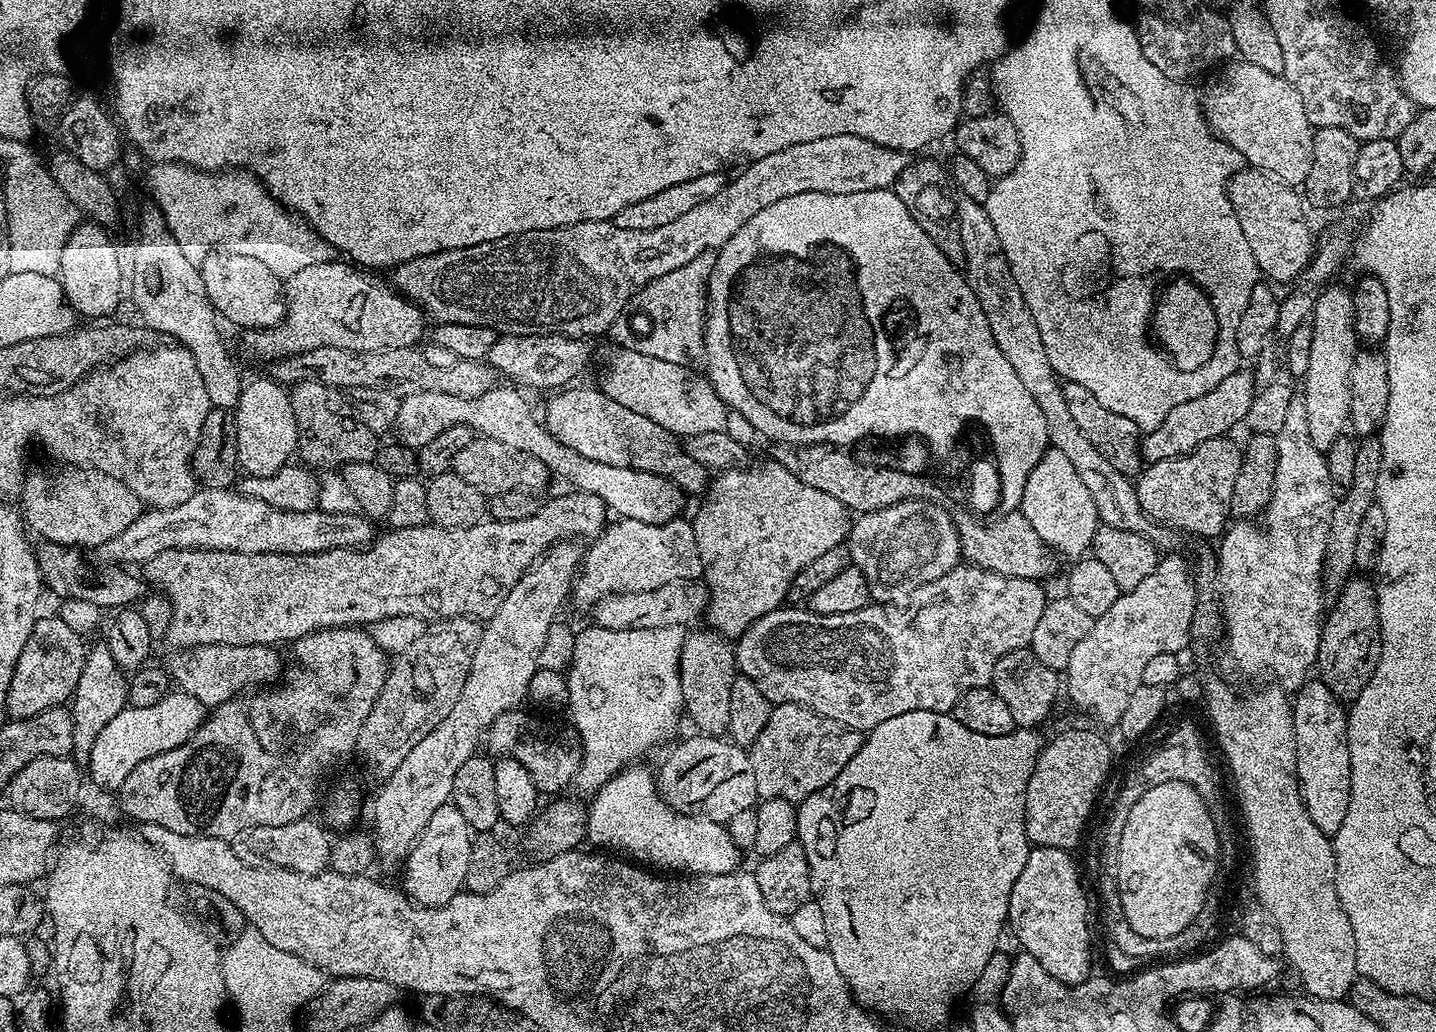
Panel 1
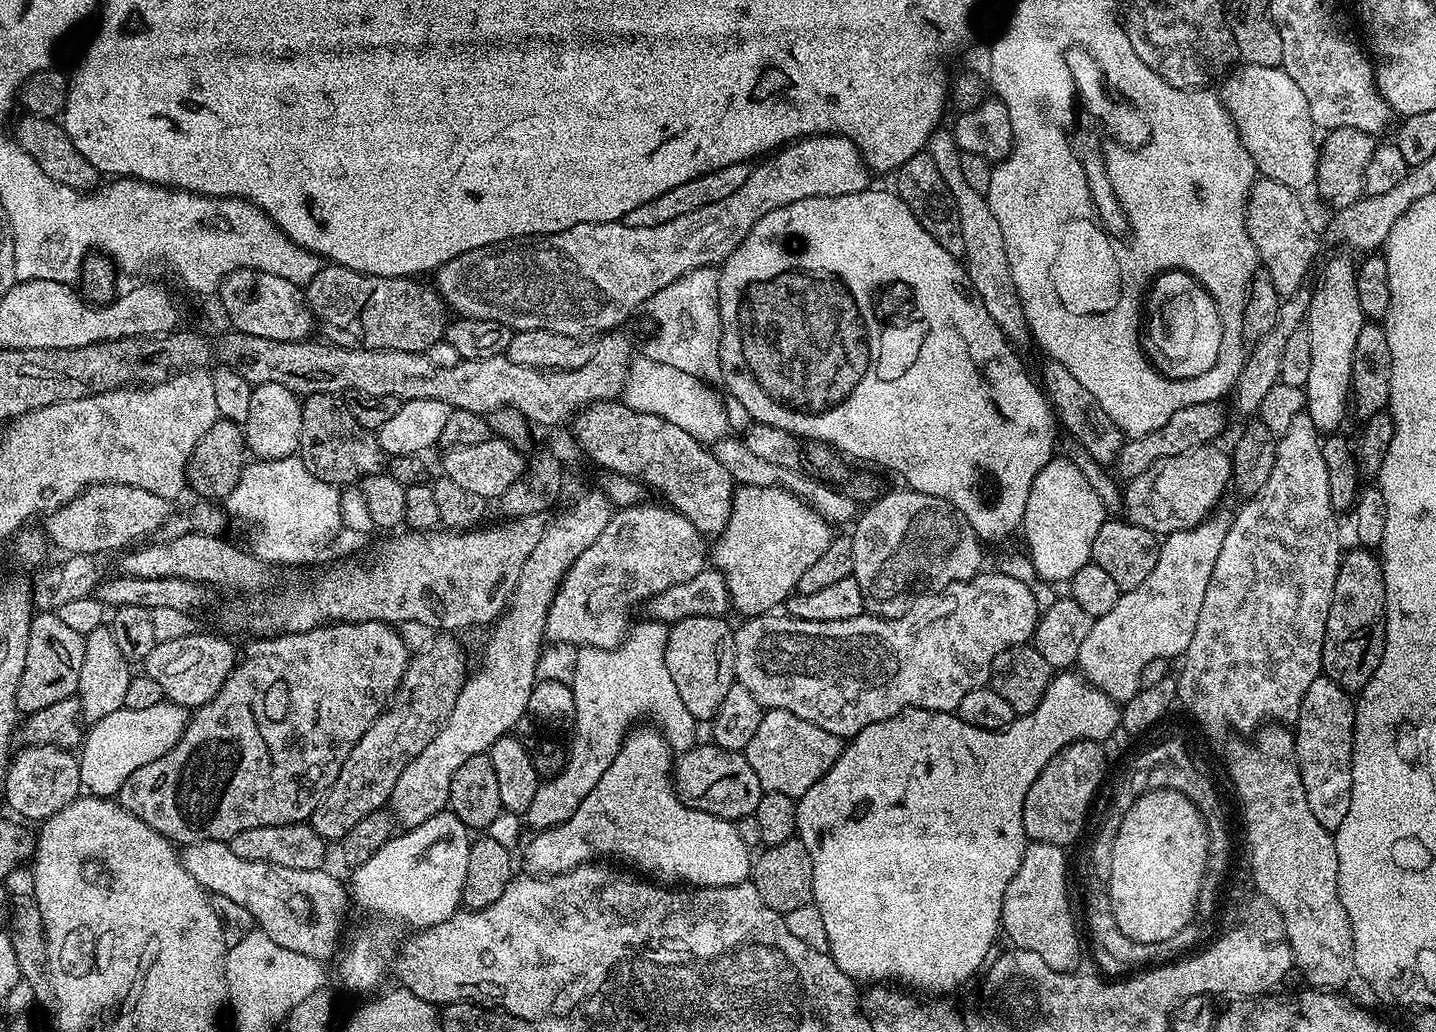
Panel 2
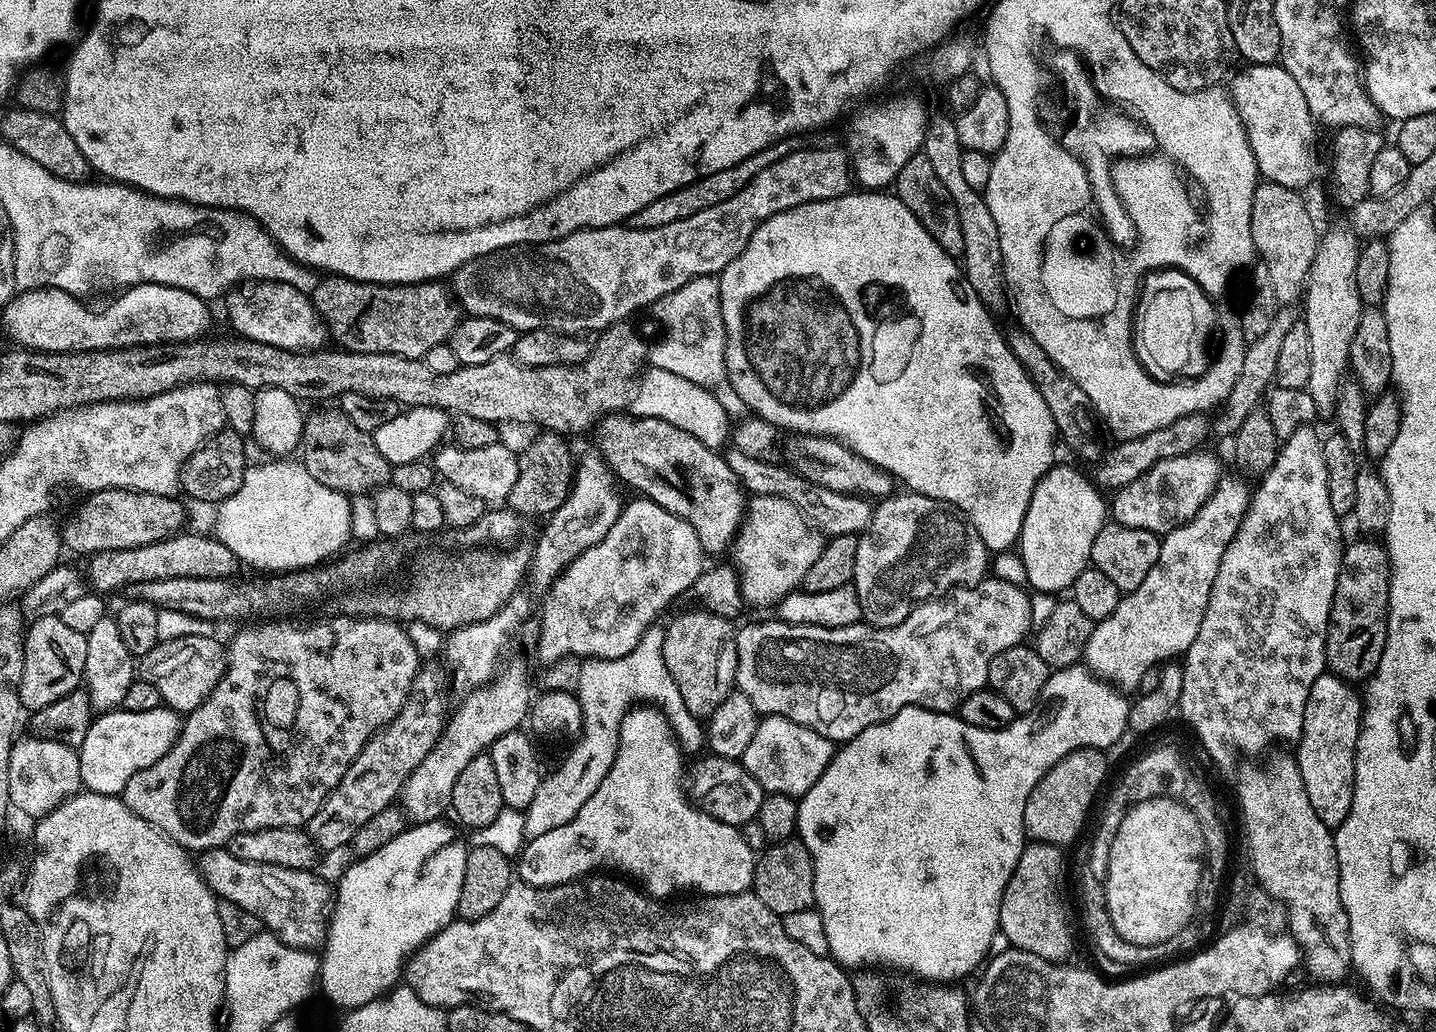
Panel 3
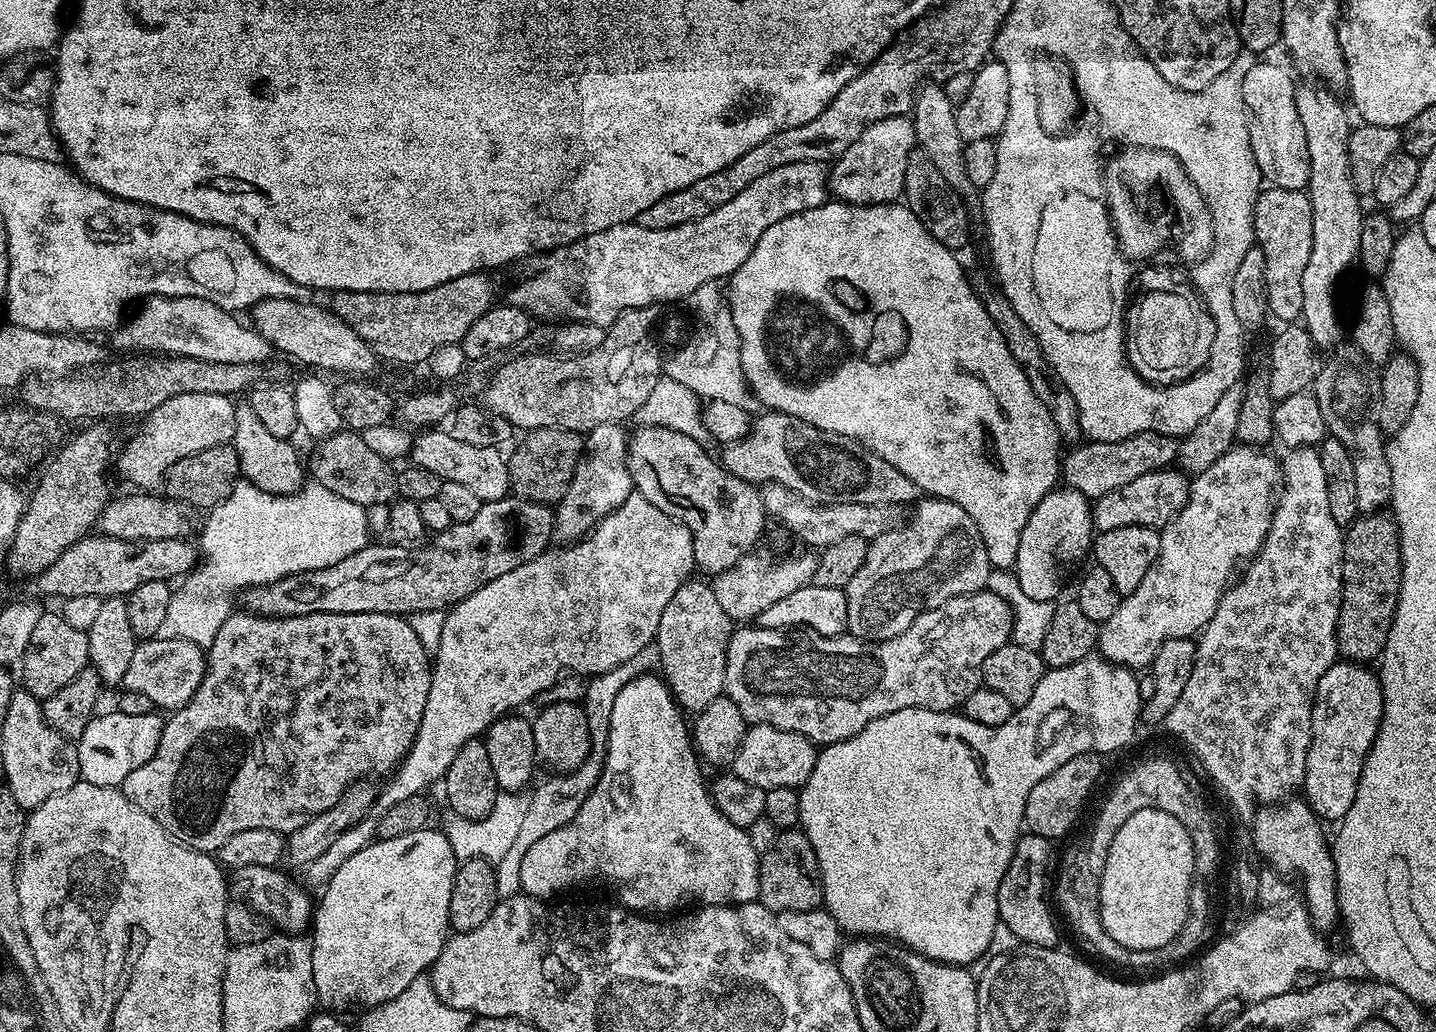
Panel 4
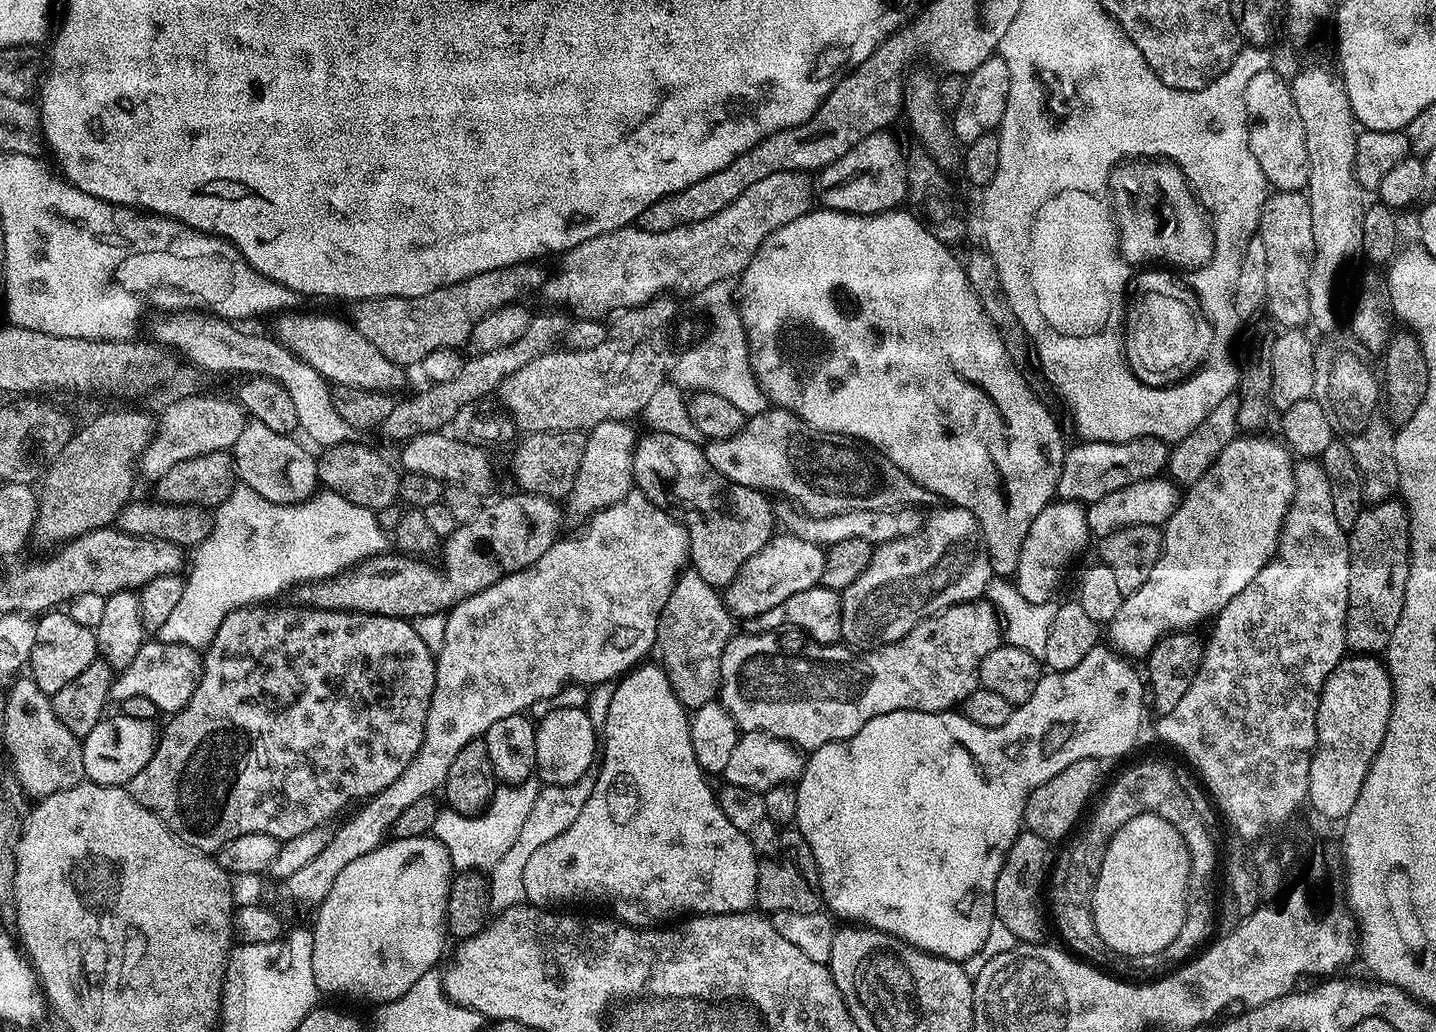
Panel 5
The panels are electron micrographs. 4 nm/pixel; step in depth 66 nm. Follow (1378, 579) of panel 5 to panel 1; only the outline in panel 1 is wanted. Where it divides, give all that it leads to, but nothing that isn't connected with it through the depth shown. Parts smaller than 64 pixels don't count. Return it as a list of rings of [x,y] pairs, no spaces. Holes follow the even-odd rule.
[[[1349,579],[1335,597],[1336,602],[1327,609],[1315,663],[1320,681],[1330,686],[1332,693],[1342,702],[1356,700],[1358,694],[1366,690],[1366,682],[1370,682],[1382,654],[1380,619],[1373,581],[1356,579]]]

